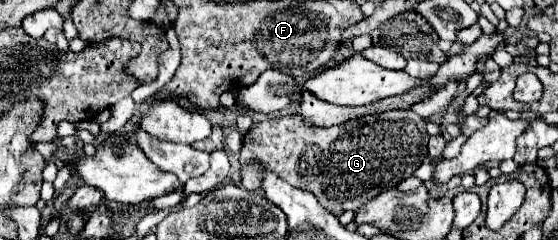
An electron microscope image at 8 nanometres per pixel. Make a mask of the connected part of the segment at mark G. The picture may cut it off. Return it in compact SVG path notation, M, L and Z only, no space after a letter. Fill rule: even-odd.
M393 110L383 116L365 116L331 128L301 126L301 122L297 122L297 116L265 120L255 124L243 138L239 158L242 166L242 185L248 191L260 188L263 170L267 168L277 172L291 186L313 192L321 206L325 206L325 210L329 210L335 216L341 216L345 210L355 212L367 200L375 198L383 190L395 188L399 182L409 178L423 162L427 162L427 140L429 134L425 130L425 120L411 110ZM253 159L258 160L259 164L247 164Z

